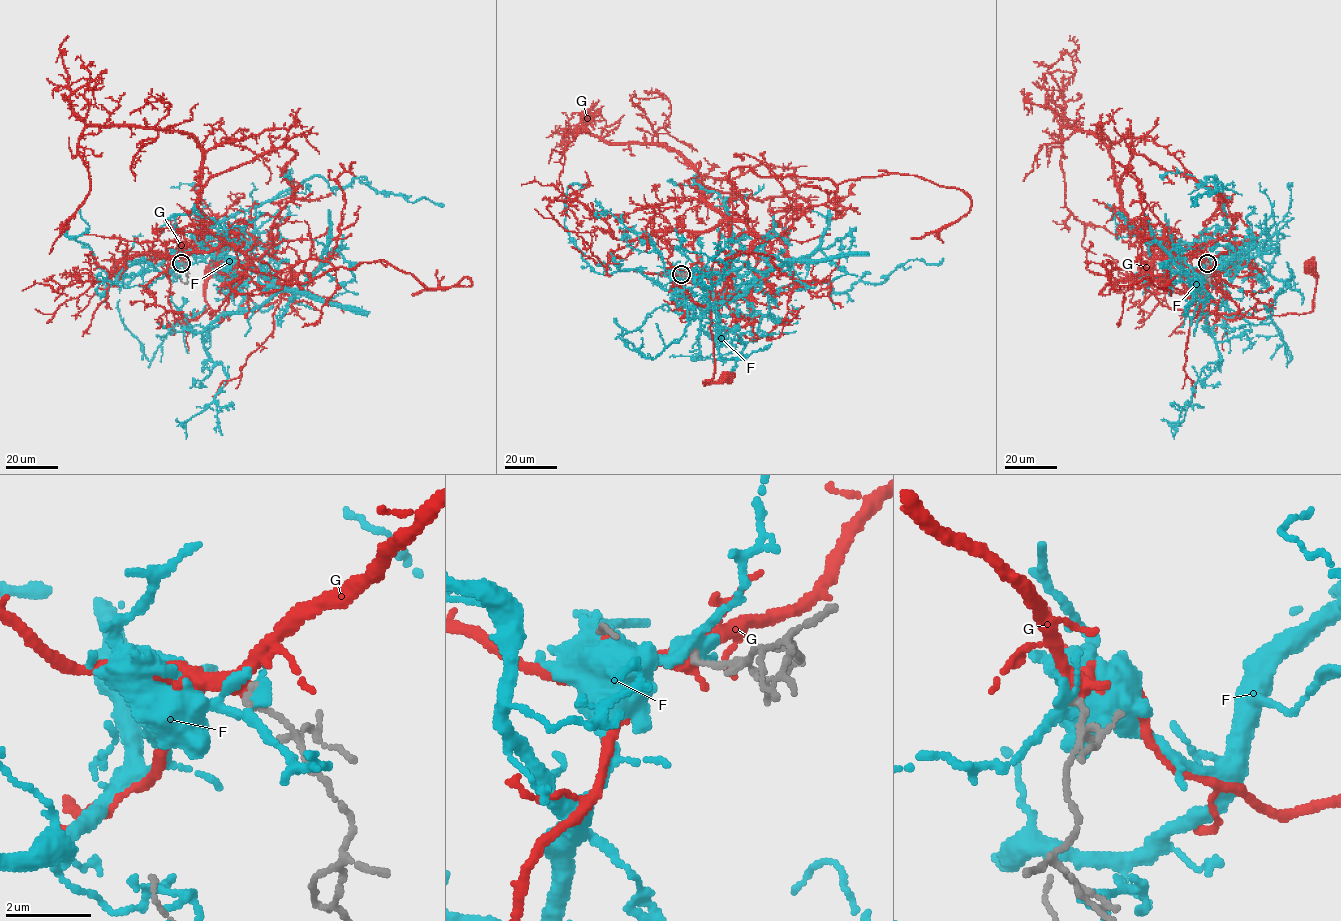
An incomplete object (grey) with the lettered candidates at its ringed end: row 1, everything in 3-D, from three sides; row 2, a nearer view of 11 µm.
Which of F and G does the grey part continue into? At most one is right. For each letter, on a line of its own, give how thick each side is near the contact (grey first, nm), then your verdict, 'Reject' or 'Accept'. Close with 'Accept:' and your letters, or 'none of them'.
F: Thickness 180 nm (grey) against 200 nm. Reject
G: Thickness 180 nm (grey) against 300 nm. Accept
Accept: G

